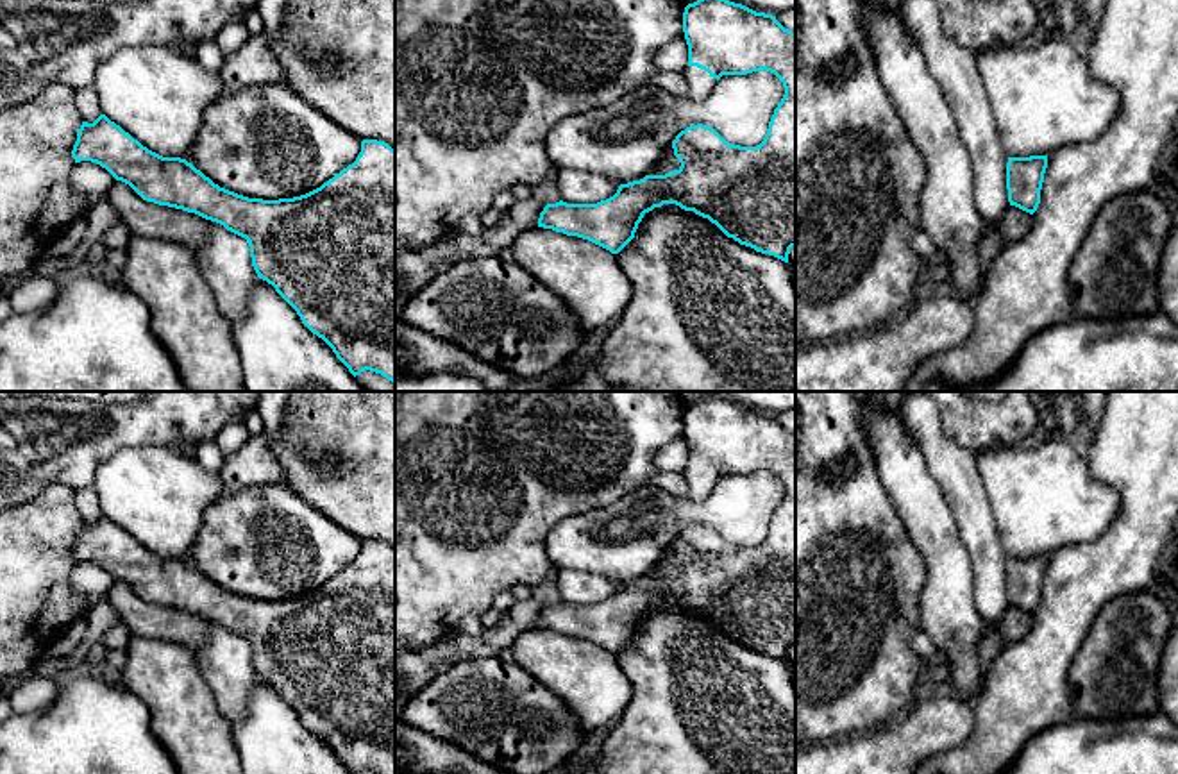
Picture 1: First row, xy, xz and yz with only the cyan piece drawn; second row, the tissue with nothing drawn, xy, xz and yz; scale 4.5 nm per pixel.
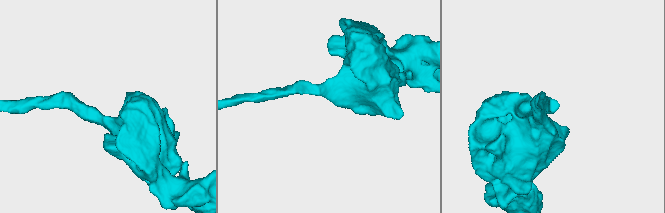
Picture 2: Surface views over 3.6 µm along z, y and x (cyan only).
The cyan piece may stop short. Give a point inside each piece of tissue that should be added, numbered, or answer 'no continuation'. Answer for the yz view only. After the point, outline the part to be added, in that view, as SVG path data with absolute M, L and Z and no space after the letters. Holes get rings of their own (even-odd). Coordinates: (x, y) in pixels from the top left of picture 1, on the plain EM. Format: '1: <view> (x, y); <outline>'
no continuation

